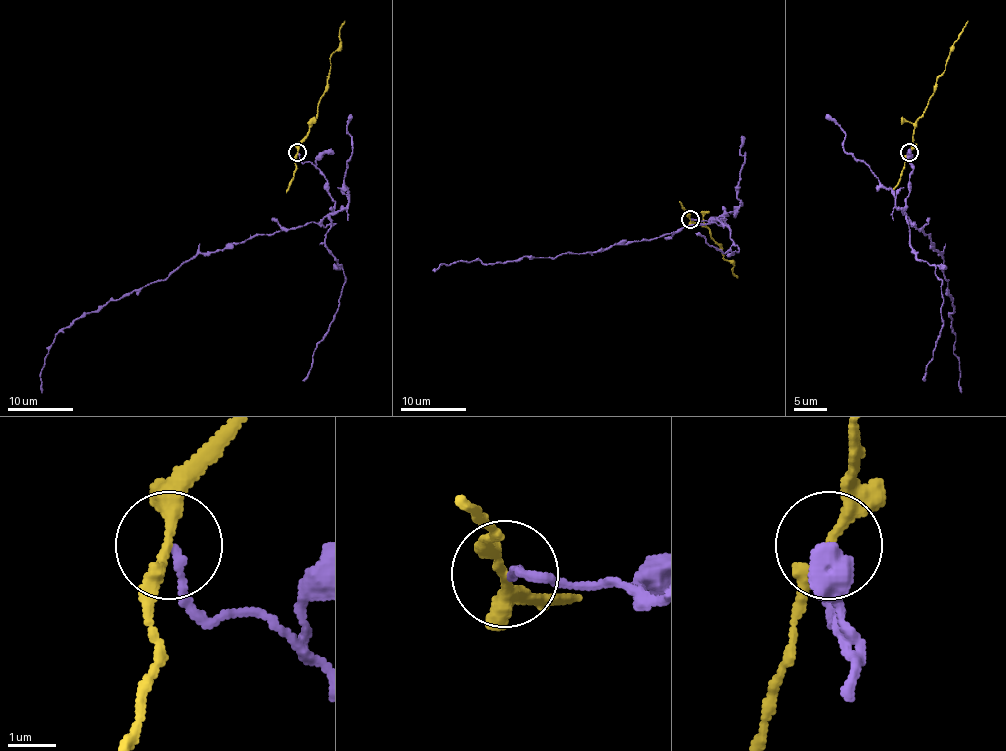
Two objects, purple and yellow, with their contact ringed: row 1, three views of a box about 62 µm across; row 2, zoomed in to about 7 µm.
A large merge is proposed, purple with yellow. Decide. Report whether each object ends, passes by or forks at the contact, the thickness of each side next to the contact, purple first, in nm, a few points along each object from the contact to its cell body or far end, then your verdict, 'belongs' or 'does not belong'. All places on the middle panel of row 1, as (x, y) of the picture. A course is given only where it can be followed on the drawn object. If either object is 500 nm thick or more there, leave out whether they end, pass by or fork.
purple ends; yellow passes by; calibres 160 and 240 nm; course purple (692, 219), (714, 222), (727, 215), (586, 253), (488, 264), (454, 261), (449, 266), (441, 263), (434, 271); course yellow (690, 219), (709, 230), (722, 258), (732, 263), (732, 272), (737, 277); does not belong

